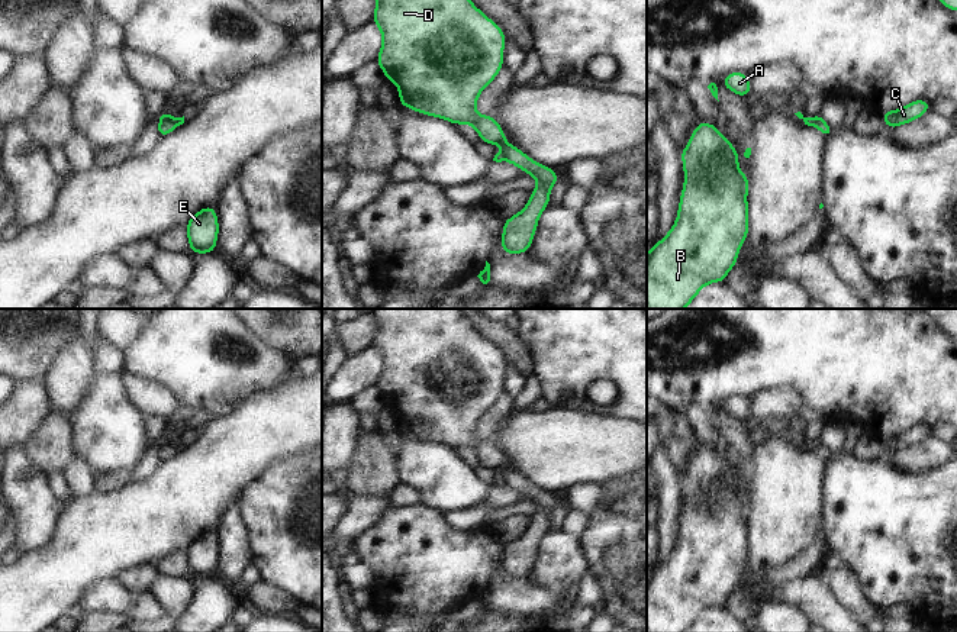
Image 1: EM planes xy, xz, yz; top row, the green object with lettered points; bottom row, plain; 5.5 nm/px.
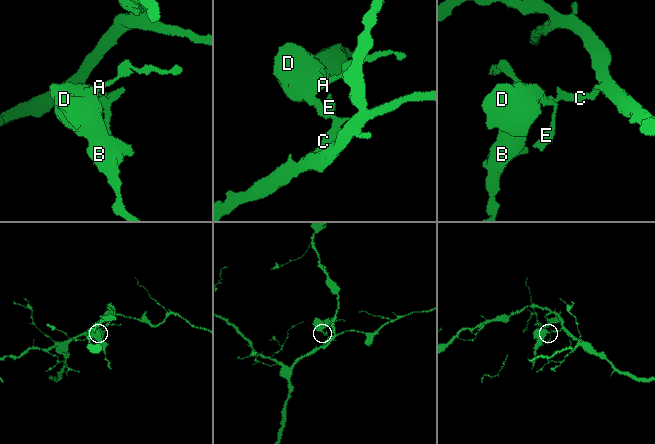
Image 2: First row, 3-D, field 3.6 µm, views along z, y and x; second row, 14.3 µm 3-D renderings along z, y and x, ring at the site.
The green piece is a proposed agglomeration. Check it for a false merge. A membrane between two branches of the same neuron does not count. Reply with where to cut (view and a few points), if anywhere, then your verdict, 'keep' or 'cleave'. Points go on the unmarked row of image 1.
cut in yz along (824, 445), (817, 452); cleave

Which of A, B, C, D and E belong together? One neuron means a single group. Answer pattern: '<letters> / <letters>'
A B D E / C

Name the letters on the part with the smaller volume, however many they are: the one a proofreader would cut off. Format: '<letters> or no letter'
A, B, D, E

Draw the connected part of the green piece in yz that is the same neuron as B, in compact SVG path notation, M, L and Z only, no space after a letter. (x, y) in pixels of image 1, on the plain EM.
M700 445L680 481L684 507L677 544L668 558L647 577L647 632L686 632L709 607L725 607L726 599L737 590L741 570L748 562L750 503L738 493L738 478L732 467L715 449Z

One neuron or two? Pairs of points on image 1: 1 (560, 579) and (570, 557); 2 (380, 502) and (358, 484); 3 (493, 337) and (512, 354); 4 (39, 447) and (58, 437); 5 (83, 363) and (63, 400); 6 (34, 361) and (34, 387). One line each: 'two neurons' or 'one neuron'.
1: one neuron
2: two neurons
3: one neuron
4: one neuron
5: one neuron
6: two neurons

